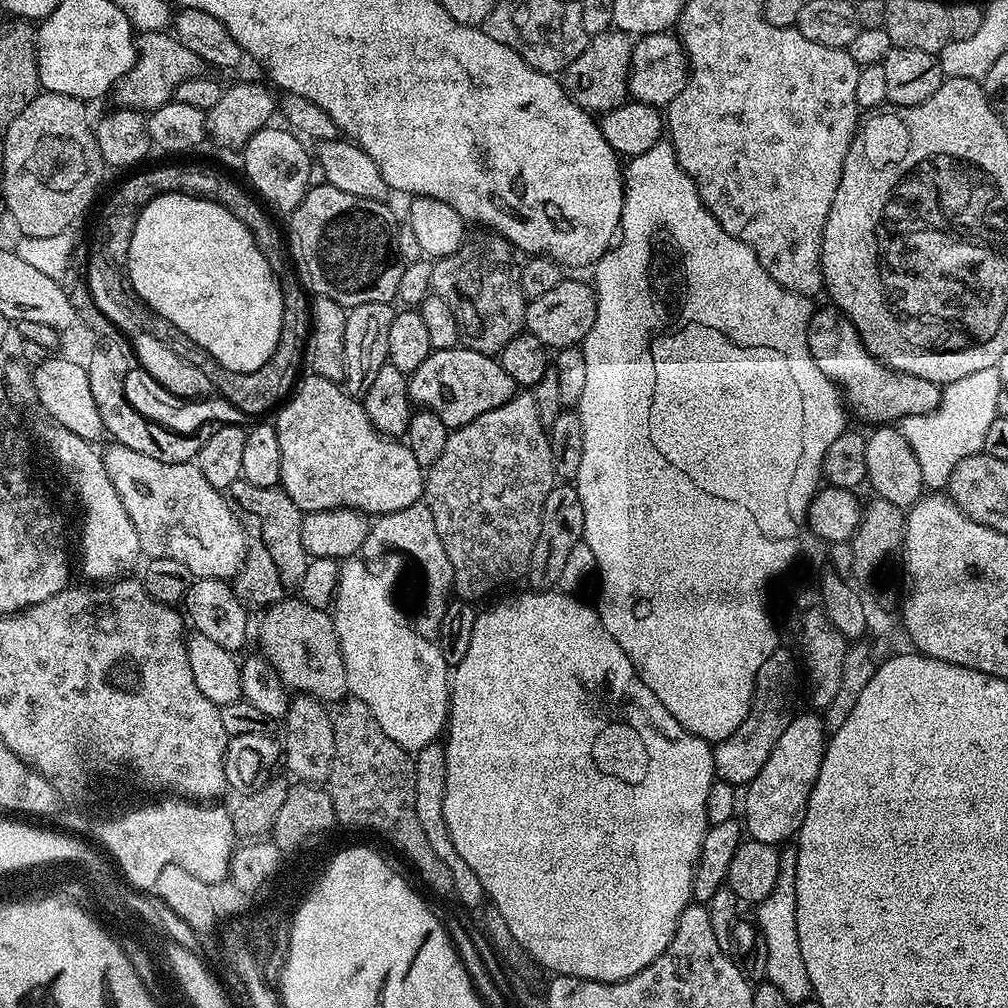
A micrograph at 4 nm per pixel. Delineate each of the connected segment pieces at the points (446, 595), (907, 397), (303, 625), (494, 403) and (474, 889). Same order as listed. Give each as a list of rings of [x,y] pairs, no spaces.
[[[421,502],[406,506],[406,510],[394,510],[385,516],[377,515],[369,523],[366,542],[362,542],[359,555],[372,562],[389,554],[408,555],[414,563],[420,564],[424,571],[424,612],[414,616],[414,627],[418,634],[422,634],[422,638],[439,641],[442,614],[446,614],[446,606],[454,596],[454,566],[450,566],[450,558],[446,558],[446,546],[442,546],[442,538],[438,538],[434,514],[430,514],[427,504]]]
[[[835,306],[817,307],[808,323],[810,354],[832,383],[840,389],[851,415],[865,420],[868,426],[884,426],[905,416],[930,414],[937,411],[942,399],[941,385],[914,374],[896,372],[868,353],[854,326]]]
[[[289,598],[271,605],[263,616],[259,651],[274,666],[284,687],[325,702],[345,699],[348,692],[346,666],[342,662],[342,650],[331,615],[323,608],[310,606],[305,600]]]
[[[463,346],[433,350],[426,362],[408,376],[409,400],[417,409],[442,418],[450,430],[466,426],[466,422],[478,418],[478,414],[486,414],[486,410],[498,410],[498,406],[515,396],[517,391],[518,385],[506,370],[502,370],[495,355]]]
[[[437,742],[428,744],[421,752],[415,753],[414,759],[414,810],[418,810],[418,823],[430,842],[430,850],[446,862],[452,879],[452,892],[468,908],[476,908],[480,903],[485,903],[484,887],[478,882],[478,874],[466,866],[466,861],[454,850],[454,842],[450,842],[450,830],[446,830],[446,818],[442,814],[442,806],[446,798],[446,754],[444,744]]]

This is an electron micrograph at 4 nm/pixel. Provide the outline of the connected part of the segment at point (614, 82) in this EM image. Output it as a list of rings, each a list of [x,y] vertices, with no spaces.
[[[609,30],[589,39],[586,50],[562,73],[564,89],[578,106],[593,114],[603,114],[629,99],[628,69],[632,62],[633,37],[627,32]]]

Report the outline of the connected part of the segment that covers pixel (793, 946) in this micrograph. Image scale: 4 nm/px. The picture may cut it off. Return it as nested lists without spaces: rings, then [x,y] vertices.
[[[791,851],[780,853],[780,877],[774,890],[764,900],[759,901],[756,912],[758,930],[766,938],[766,980],[767,983],[778,986],[782,994],[793,1002],[803,1002],[812,996],[812,983],[806,974],[806,962],[802,962],[802,950],[798,946],[798,918],[796,917],[796,858]]]

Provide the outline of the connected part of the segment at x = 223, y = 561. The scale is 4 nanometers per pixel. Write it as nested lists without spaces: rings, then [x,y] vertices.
[[[115,442],[104,446],[106,474],[110,482],[114,482],[114,490],[118,490],[118,498],[122,498],[134,530],[138,530],[141,553],[148,558],[174,558],[182,562],[194,578],[231,581],[244,565],[248,538],[225,493],[206,482],[195,462],[158,462],[158,458],[138,454],[138,450],[130,450],[130,446]]]

